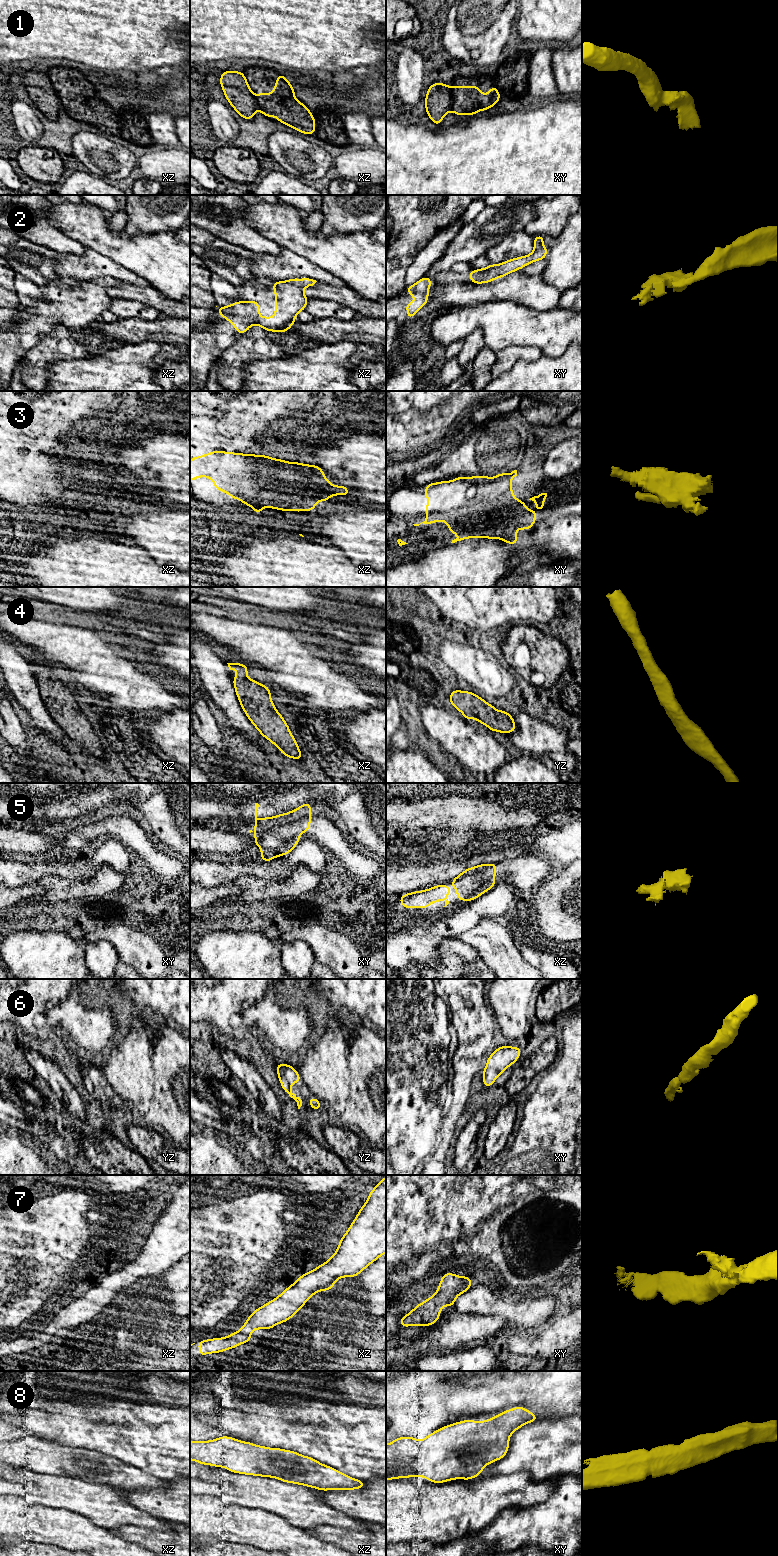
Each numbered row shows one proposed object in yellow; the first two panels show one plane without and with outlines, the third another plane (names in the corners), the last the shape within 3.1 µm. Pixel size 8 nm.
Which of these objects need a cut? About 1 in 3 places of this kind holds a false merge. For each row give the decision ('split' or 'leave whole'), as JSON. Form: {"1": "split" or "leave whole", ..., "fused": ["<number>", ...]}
{"1": "split", "2": "leave whole", "3": "leave whole", "4": "leave whole", "5": "leave whole", "6": "leave whole", "7": "leave whole", "8": "leave whole", "fused": ["1"]}

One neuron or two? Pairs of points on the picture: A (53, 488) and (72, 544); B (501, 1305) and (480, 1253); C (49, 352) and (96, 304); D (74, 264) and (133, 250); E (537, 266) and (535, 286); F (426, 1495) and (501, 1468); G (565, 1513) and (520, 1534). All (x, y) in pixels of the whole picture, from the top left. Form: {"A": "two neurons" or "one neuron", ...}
{"A": "two neurons", "B": "two neurons", "C": "two neurons", "D": "two neurons", "E": "two neurons", "F": "two neurons", "G": "one neuron"}

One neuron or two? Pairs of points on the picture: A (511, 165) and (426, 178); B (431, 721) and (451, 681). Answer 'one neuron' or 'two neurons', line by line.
A: one neuron
B: two neurons

